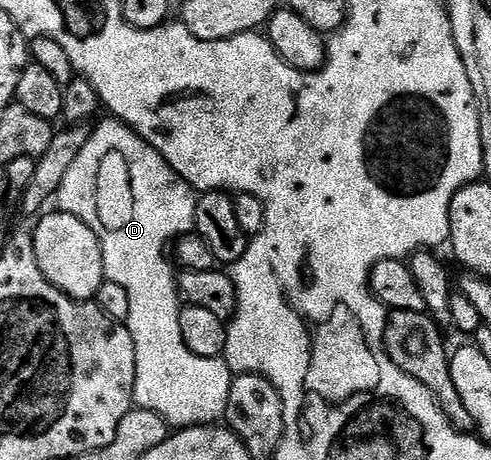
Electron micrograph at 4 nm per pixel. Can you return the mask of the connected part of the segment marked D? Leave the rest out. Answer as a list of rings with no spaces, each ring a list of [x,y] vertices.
[[[116,119],[108,120],[90,132],[83,151],[75,155],[75,163],[71,163],[67,175],[63,175],[63,183],[55,198],[56,208],[75,215],[75,219],[83,219],[83,223],[95,231],[103,251],[105,279],[127,287],[131,299],[127,324],[135,343],[137,364],[133,388],[136,408],[155,411],[173,427],[212,425],[225,416],[227,395],[231,395],[235,373],[221,357],[200,357],[183,343],[183,334],[179,332],[182,302],[177,292],[177,277],[173,273],[174,262],[171,257],[169,262],[165,254],[178,238],[194,232],[198,194],[132,127]]]

